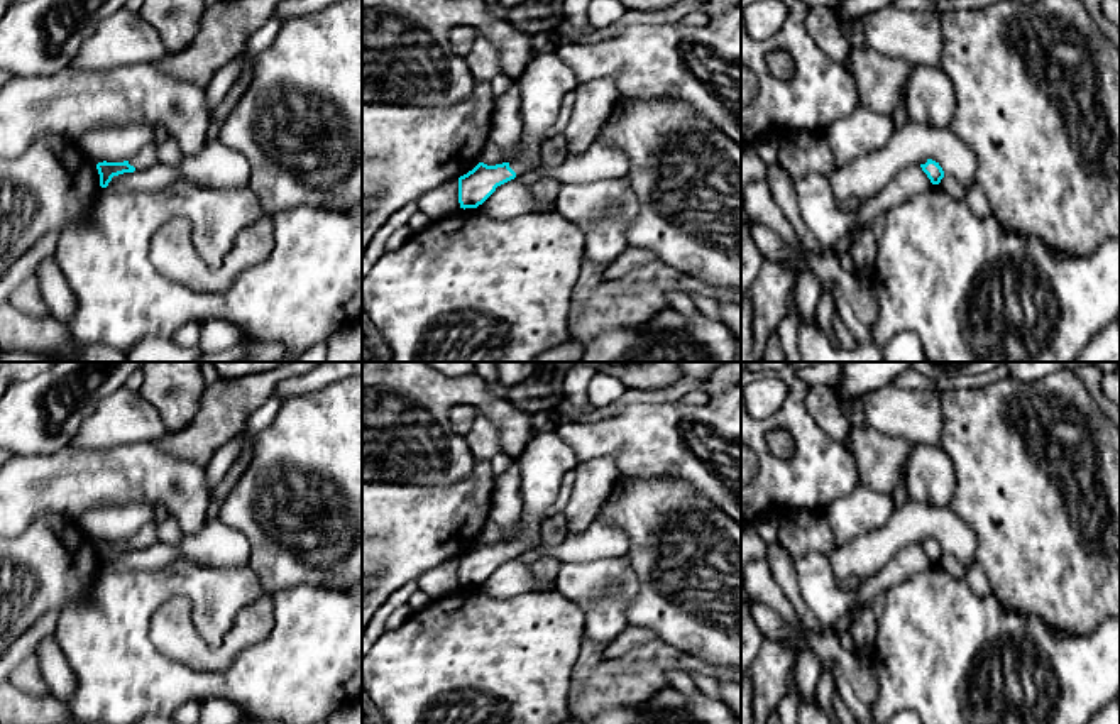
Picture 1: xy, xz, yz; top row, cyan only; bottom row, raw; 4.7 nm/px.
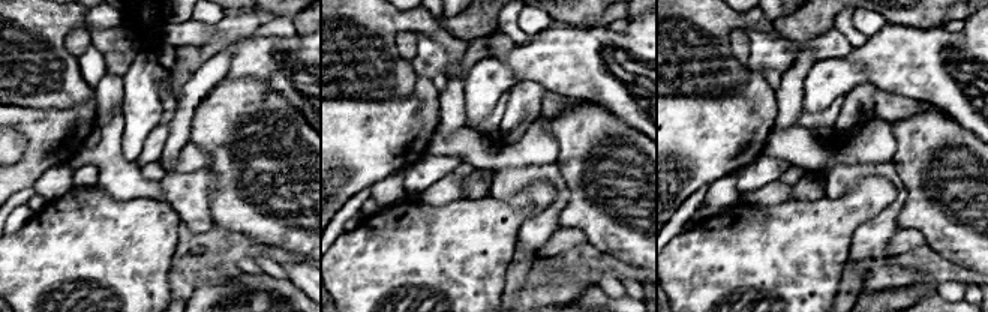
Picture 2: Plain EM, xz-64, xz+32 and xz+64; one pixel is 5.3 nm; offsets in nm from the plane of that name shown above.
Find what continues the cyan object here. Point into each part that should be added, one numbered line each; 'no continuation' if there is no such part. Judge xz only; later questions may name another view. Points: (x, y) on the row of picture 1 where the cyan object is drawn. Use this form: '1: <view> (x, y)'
1: xz (547, 78)

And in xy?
1: xy (148, 158)

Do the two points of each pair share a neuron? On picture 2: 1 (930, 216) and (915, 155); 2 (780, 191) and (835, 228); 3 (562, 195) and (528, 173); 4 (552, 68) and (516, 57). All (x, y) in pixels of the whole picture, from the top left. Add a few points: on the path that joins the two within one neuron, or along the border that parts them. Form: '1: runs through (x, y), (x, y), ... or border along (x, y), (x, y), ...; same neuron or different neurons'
1: runs through (927, 201), (918, 188), (918, 170); same neuron
2: border along (792, 200), (756, 206); different neurons
3: runs through (559, 185), (549, 174), (538, 174); same neuron
4: runs through (543, 60), (525, 60); same neuron

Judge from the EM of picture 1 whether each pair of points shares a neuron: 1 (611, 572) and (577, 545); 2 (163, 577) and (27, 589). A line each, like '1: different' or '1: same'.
1: different
2: different

